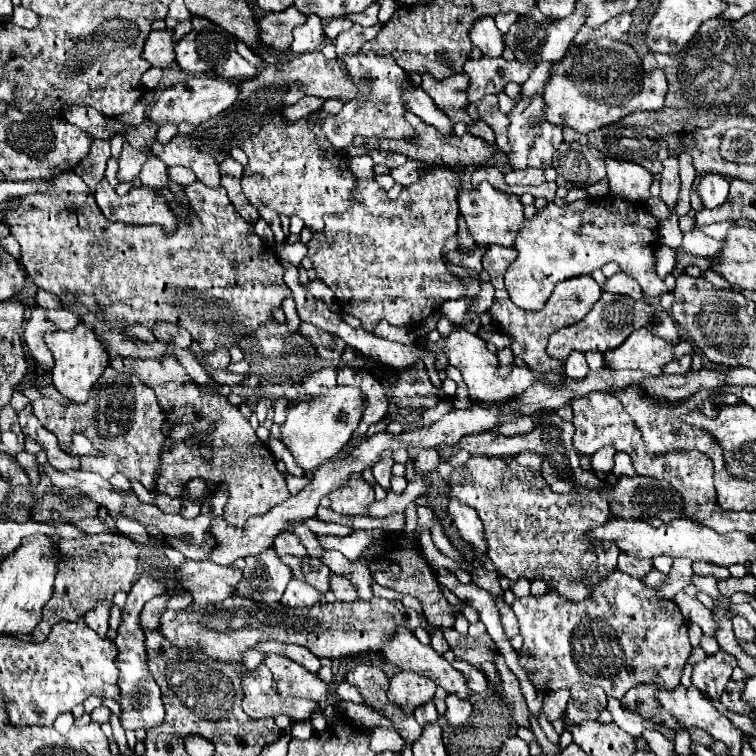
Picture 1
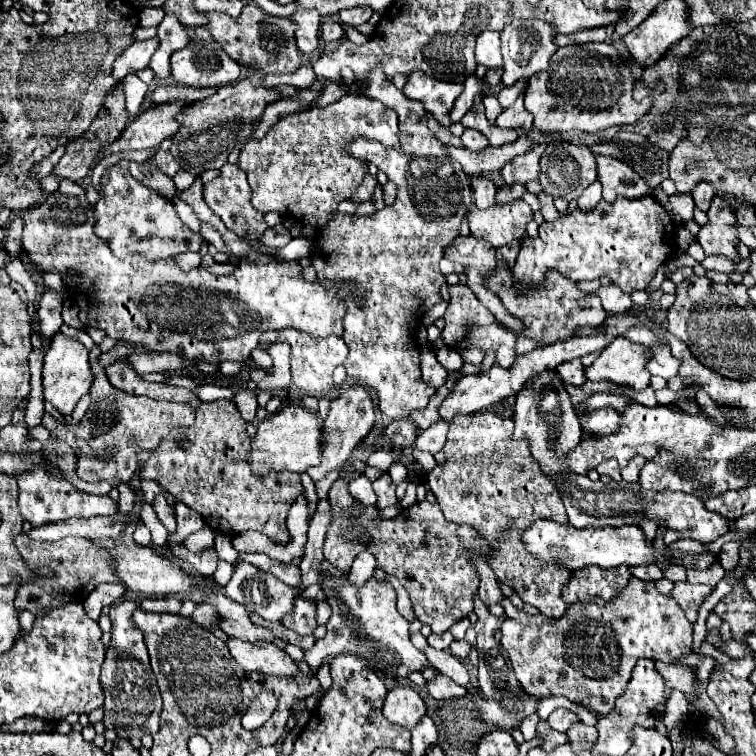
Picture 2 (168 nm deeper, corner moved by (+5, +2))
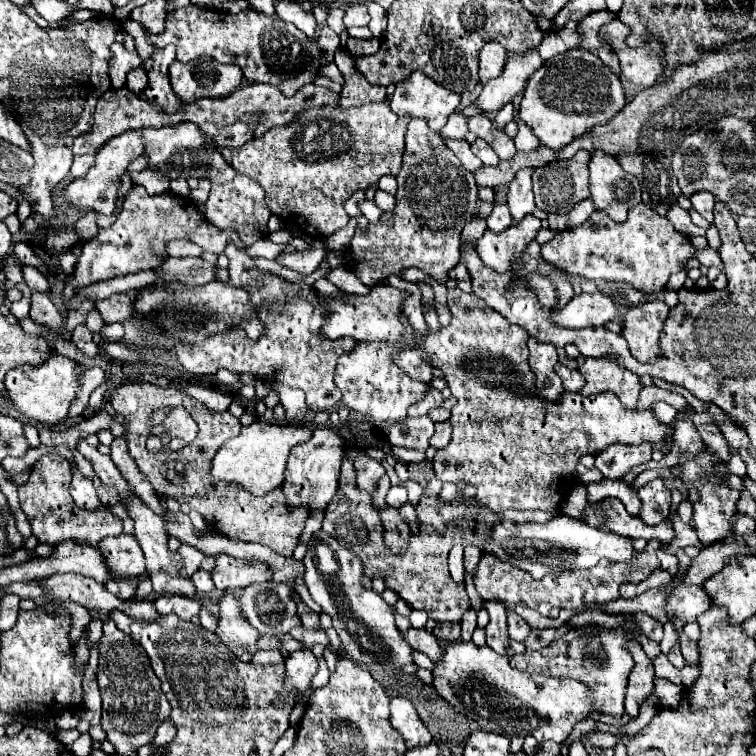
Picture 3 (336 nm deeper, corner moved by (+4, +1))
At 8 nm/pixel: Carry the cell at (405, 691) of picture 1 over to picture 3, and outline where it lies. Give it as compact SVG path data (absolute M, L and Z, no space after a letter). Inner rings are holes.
M394 698L390 702L390 710L392 710L390 724L396 732L402 734L408 750L432 744L432 734L428 732L424 722L420 722L420 718L408 698Z

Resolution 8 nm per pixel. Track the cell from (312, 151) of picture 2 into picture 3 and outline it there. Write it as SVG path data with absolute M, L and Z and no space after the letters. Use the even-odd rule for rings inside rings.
M388 102L384 104L364 104L364 108L348 108L348 110L324 110L328 114L324 114L322 118L326 118L326 122L330 122L330 158L318 160L318 162L308 162L308 160L300 160L294 158L294 140L298 140L302 126L298 124L290 124L290 126L280 126L280 128L272 128L268 130L262 138L252 140L248 144L244 144L242 148L232 152L232 168L236 168L236 172L250 176L252 180L256 180L264 192L266 192L266 204L268 208L280 216L290 220L298 230L302 230L304 234L312 236L312 238L326 238L330 234L334 234L336 230L344 228L350 220L350 216L344 210L344 202L356 192L356 190L368 190L370 186L378 184L378 180L382 176L396 176L402 168L402 154L404 154L404 136L406 136L406 126L410 122L410 118L402 118L396 116L390 108Z

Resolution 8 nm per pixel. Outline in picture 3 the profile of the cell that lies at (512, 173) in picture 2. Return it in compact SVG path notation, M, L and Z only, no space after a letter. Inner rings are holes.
M524 168L508 186L508 208L514 224L520 222L526 214L534 212L534 194L532 194L532 168Z

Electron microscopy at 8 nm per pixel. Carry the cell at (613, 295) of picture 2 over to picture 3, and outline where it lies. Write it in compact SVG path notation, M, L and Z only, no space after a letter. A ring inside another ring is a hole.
M600 292L574 296L566 306L552 312L550 322L560 328L580 330L580 328L596 328L604 326L616 316L616 306L610 298Z

